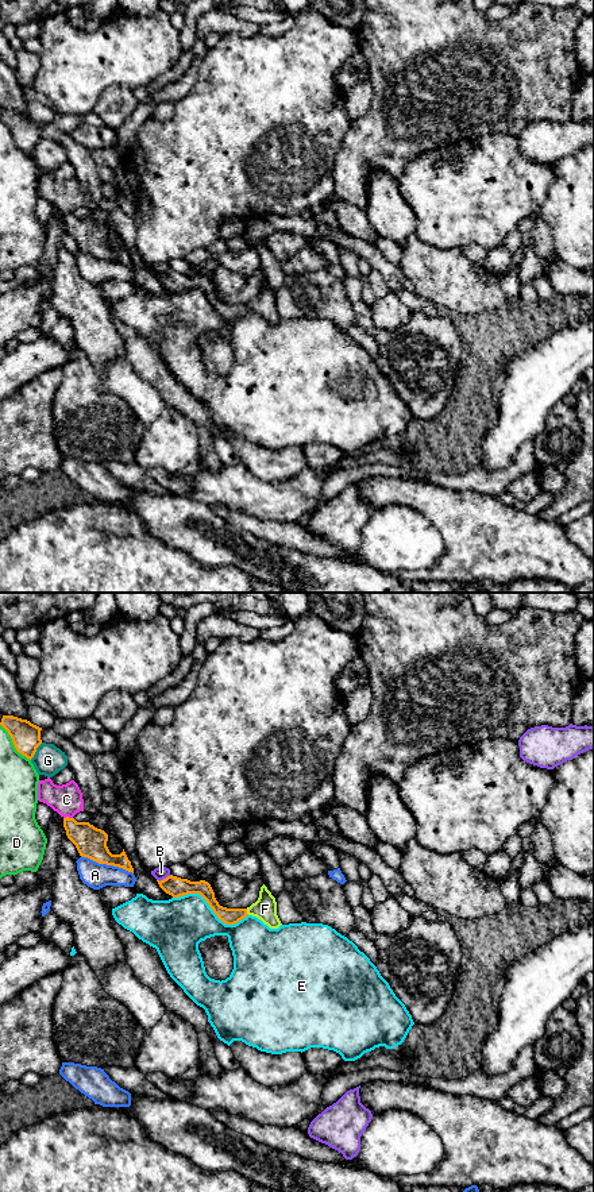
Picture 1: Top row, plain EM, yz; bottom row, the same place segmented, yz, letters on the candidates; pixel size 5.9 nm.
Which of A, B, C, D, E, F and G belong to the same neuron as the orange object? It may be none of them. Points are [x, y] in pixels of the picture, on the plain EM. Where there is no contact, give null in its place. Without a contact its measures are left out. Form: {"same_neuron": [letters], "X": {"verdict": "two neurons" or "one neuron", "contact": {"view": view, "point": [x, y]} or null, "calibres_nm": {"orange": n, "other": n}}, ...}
{"same_neuron": ["F"], "A": {"verdict": "two neurons", "contact": {"view": "yz", "point": [107, 259]}, "calibres_nm": {"orange": 180, "other": 150}}, "B": {"verdict": "two neurons", "contact": {"view": "yz", "point": [164, 274]}, "calibres_nm": {"orange": 120, "other": 80}}, "C": {"verdict": "two neurons", "contact": {"view": "yz", "point": [68, 212]}, "calibres_nm": {"orange": 180, "other": 190}}, "D": {"verdict": "two neurons", "contact": {"view": "yz", "point": [14, 139]}, "calibres_nm": {"orange": 170, "other": 220}}, "E": {"verdict": "two neurons", "contact": {"view": "yz", "point": [209, 301]}, "calibres_nm": {"orange": 120, "other": 340}}, "F": {"verdict": "one neuron", "contact": {"view": "yz", "point": [246, 307]}, "calibres_nm": {"orange": 100, "other": 140}}, "G": {"verdict": "two neurons", "contact": {"view": "yz", "point": [35, 146]}, "calibres_nm": {"orange": 170, "other": 180}}}

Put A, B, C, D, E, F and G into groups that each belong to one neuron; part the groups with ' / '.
A / B / C / D / E / F / G

